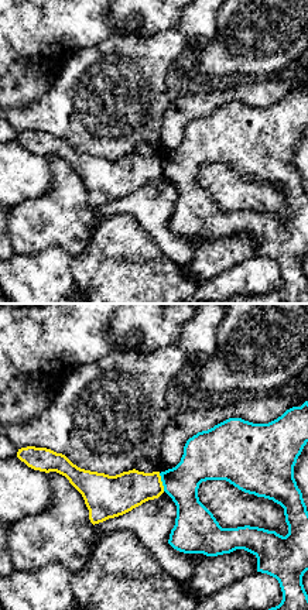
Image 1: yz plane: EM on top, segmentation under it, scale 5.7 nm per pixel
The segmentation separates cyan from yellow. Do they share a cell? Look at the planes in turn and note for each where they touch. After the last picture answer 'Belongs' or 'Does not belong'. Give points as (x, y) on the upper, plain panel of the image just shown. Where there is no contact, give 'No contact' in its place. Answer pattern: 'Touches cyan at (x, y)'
Touches cyan at (163, 165)

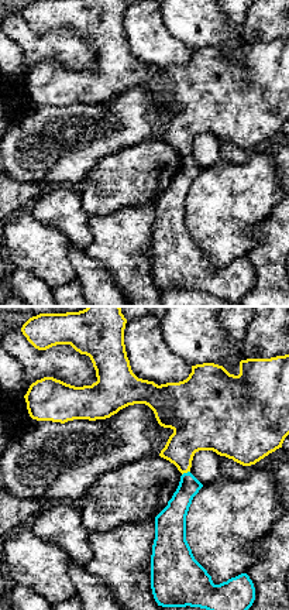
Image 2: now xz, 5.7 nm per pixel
Touches cyan at (185, 157)

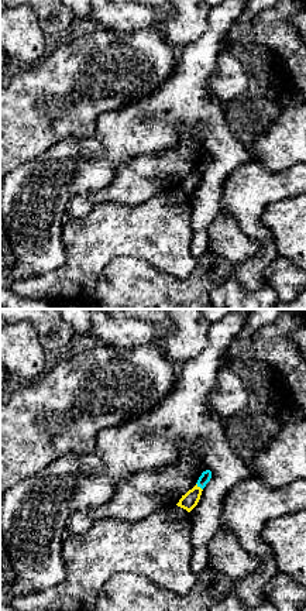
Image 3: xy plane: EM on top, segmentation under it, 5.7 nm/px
Touches cyan at (199, 170)

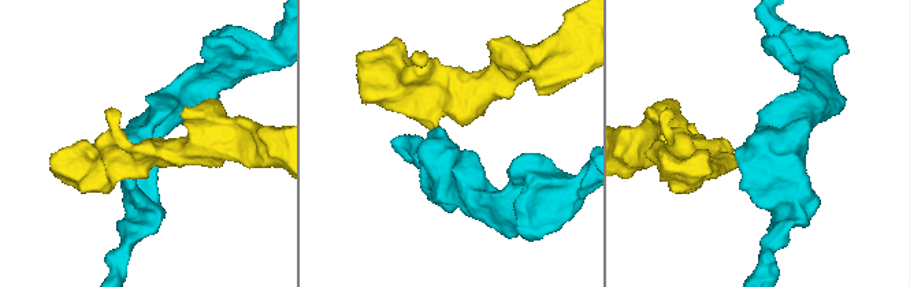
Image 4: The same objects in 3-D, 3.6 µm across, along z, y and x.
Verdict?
Does not belong

